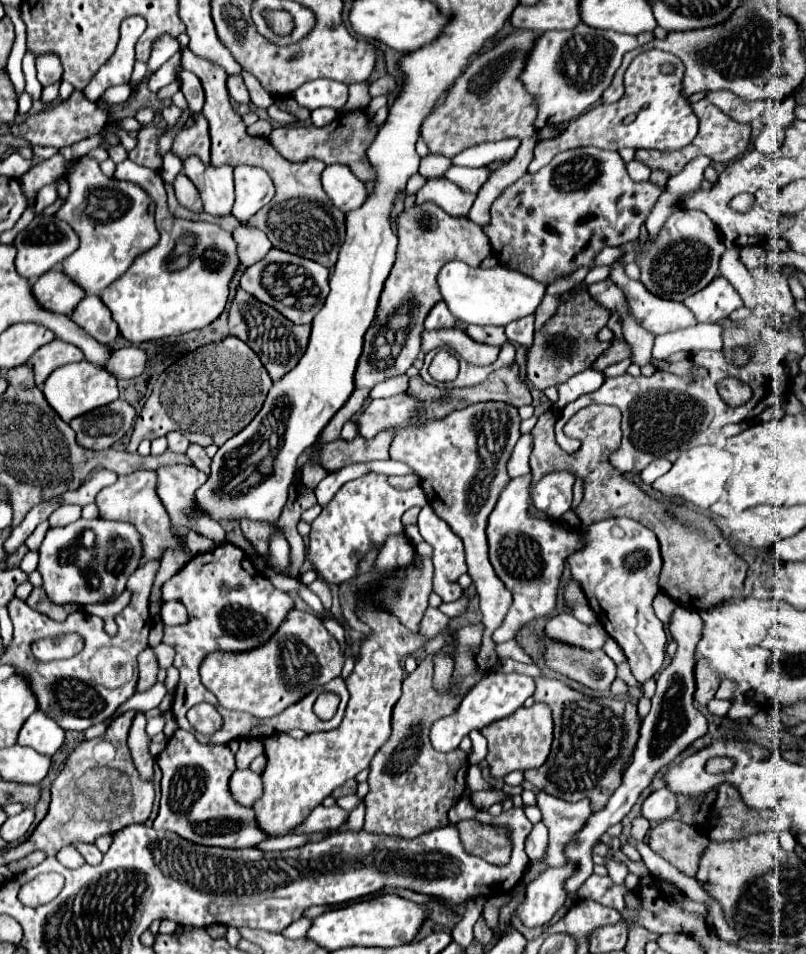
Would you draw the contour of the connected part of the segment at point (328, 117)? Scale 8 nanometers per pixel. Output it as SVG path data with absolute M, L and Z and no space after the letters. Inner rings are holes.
M319 108L311 112L311 120L313 125L322 127L335 120L337 115L338 112L333 108Z

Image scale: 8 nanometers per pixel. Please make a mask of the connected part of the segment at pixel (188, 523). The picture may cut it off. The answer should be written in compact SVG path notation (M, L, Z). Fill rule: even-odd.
M175 465L175 467L161 467L157 471L157 495L171 519L171 523L175 527L185 527L189 531L197 531L199 535L205 535L209 539L213 539L217 545L223 545L225 543L225 535L223 535L223 529L217 527L217 521L213 521L207 513L203 513L197 503L195 503L195 491L207 481L207 477L197 471L193 465L191 467L181 467L181 465Z

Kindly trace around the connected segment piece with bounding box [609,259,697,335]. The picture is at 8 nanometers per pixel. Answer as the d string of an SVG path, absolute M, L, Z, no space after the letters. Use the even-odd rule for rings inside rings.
M619 259L611 265L609 279L625 293L635 319L639 319L639 323L653 335L677 331L697 323L683 303L659 299L651 295L643 283L625 277L625 265Z

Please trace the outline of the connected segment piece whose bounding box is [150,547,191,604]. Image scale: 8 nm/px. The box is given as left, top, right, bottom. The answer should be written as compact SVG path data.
M185 547L183 551L167 551L167 555L163 555L163 561L161 561L160 569L155 576L150 602L155 603L161 595L161 586L166 580L173 576L173 573L177 573L181 569L183 563L187 563L191 559L191 553L189 549Z

